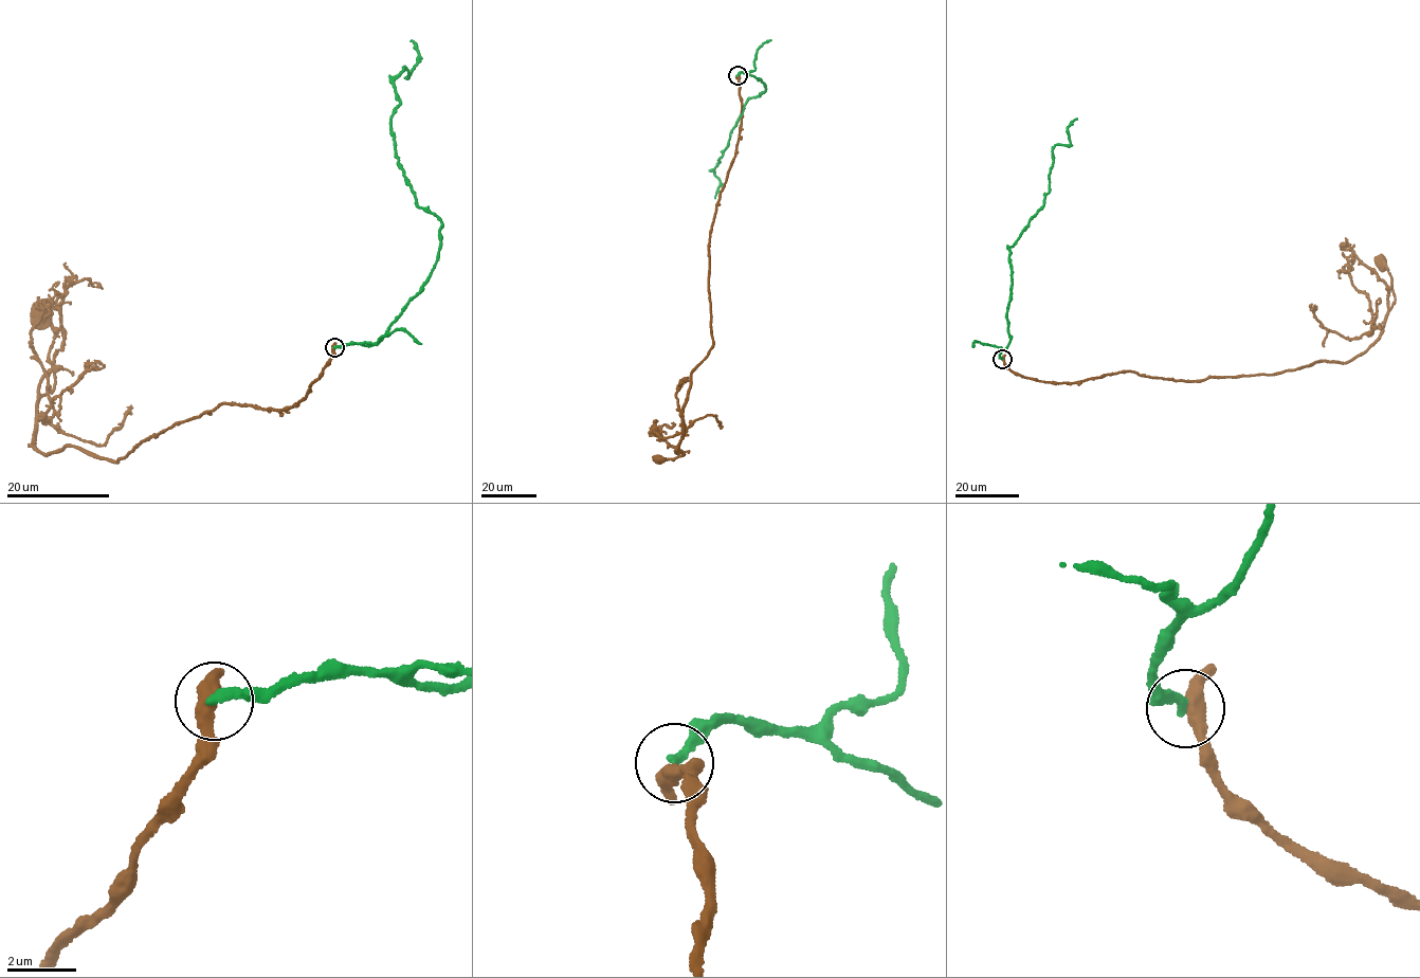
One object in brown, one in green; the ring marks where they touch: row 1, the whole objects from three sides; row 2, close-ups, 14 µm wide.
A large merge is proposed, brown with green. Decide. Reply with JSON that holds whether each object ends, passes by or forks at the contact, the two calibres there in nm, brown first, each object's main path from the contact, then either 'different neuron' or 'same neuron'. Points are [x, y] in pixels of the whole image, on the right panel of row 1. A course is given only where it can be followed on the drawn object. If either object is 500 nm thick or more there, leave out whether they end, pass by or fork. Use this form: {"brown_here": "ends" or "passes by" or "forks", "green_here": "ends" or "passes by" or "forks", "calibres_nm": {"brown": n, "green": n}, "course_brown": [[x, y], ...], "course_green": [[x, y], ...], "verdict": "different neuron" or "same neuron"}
{"brown_here": "passes by", "green_here": "ends", "calibres_nm": {"brown": 440, "green": 280}, "course_brown": [[1002, 359], [1022, 376], [1071, 383], [1129, 370], [1199, 382], [1346, 363], [1373, 342], [1395, 299], [1380, 261]], "course_green": [[1002, 359], [1011, 340], [1007, 249], [1043, 205], [1053, 147], [1069, 144], [1068, 126], [1077, 119]], "verdict": "different neuron"}

